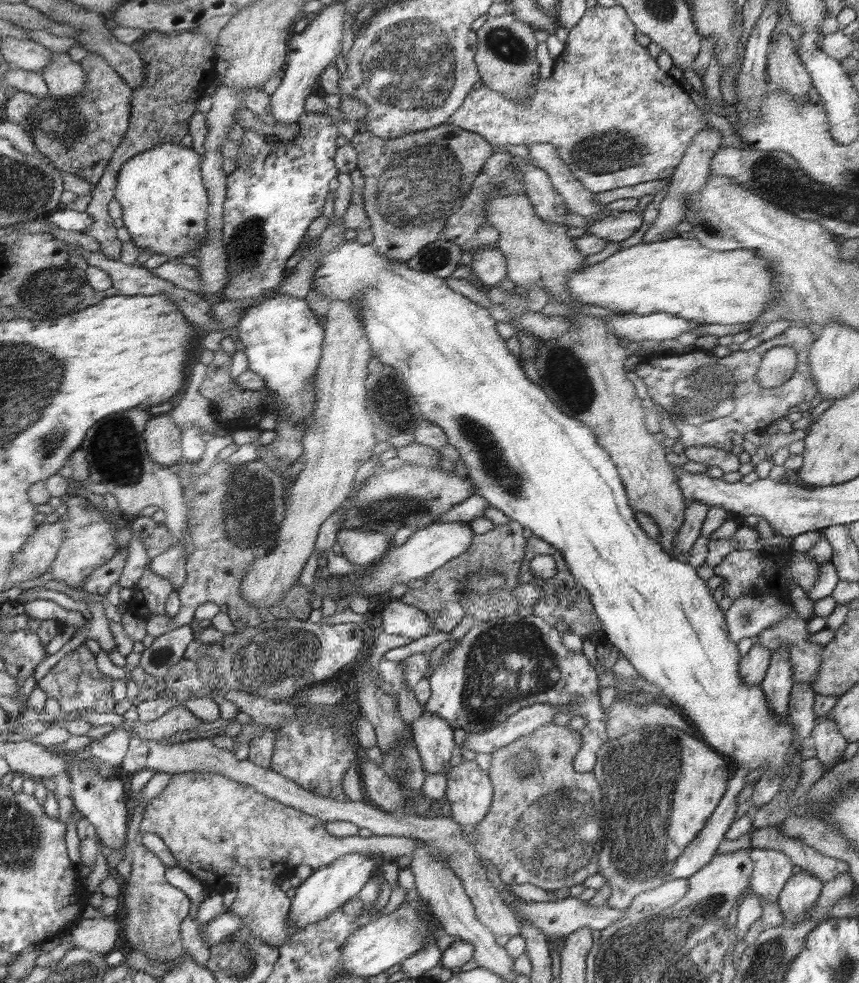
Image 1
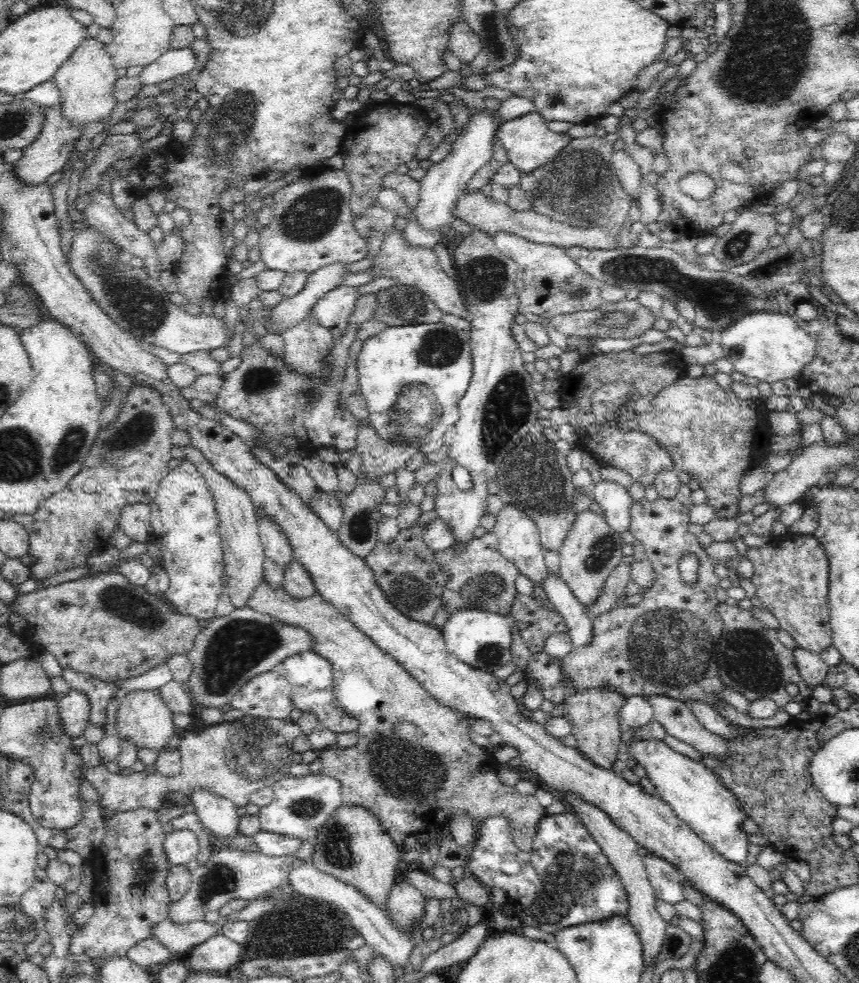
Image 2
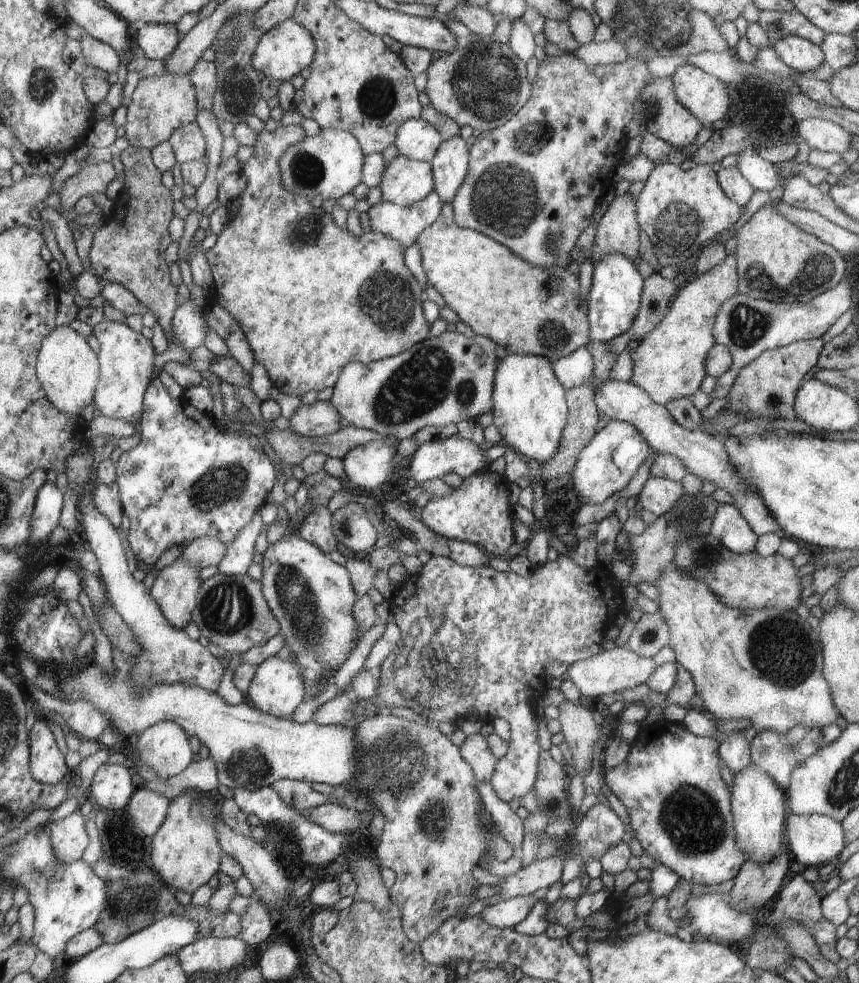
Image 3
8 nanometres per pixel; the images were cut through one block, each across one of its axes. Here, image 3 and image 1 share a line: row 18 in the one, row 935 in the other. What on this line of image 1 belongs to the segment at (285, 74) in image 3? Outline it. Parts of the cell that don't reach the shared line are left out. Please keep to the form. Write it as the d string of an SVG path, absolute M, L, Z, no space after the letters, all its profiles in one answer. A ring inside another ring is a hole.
M346 854L341 859L335 860L332 864L320 867L315 870L308 878L295 888L295 895L292 898L292 908L289 912L289 930L293 936L297 930L306 928L309 924L321 922L334 911L337 911L343 904L350 899L356 898L362 887L374 874L378 872L377 862L379 858L375 855Z

